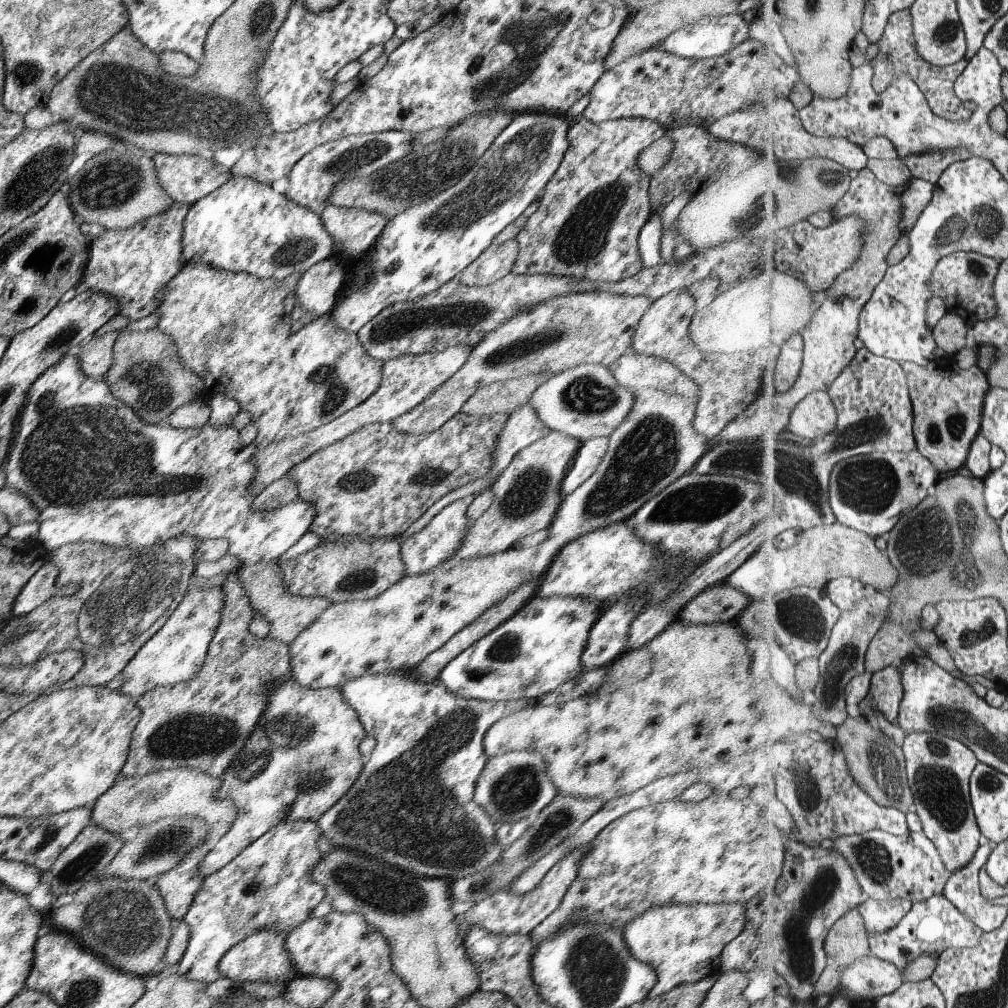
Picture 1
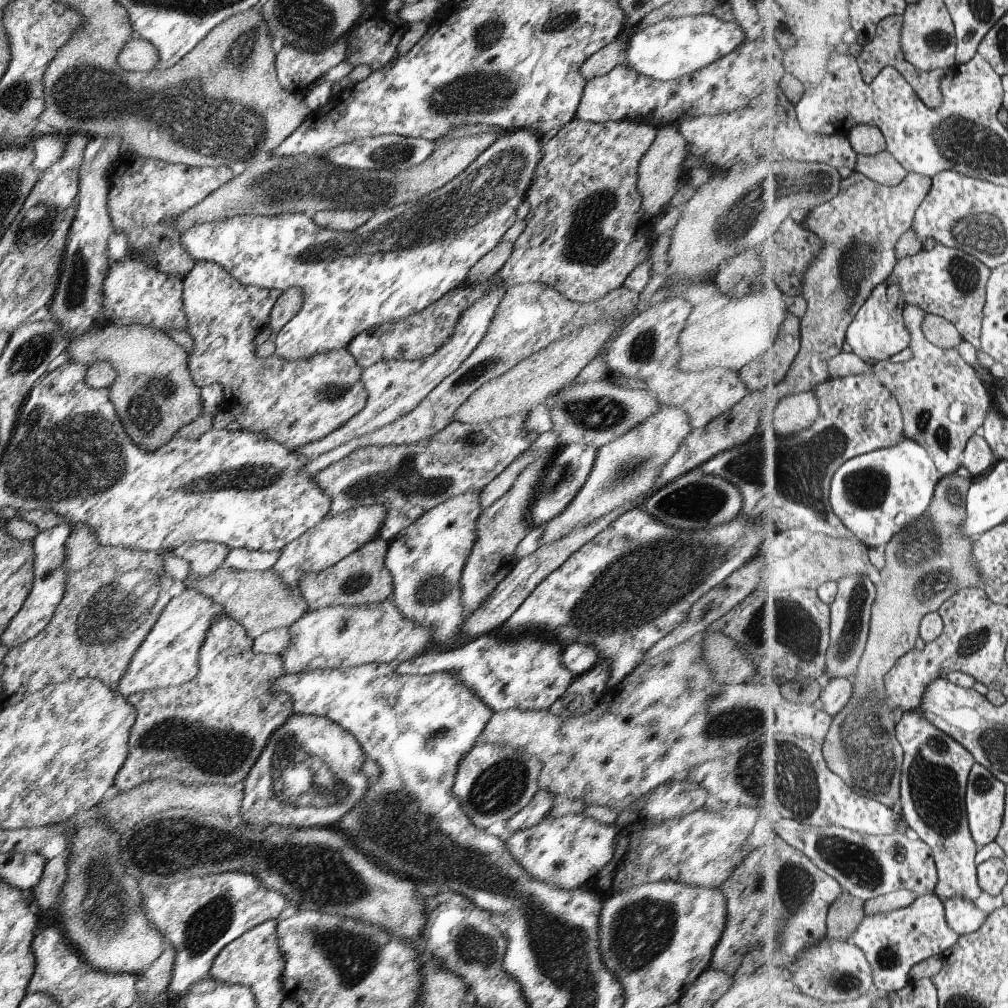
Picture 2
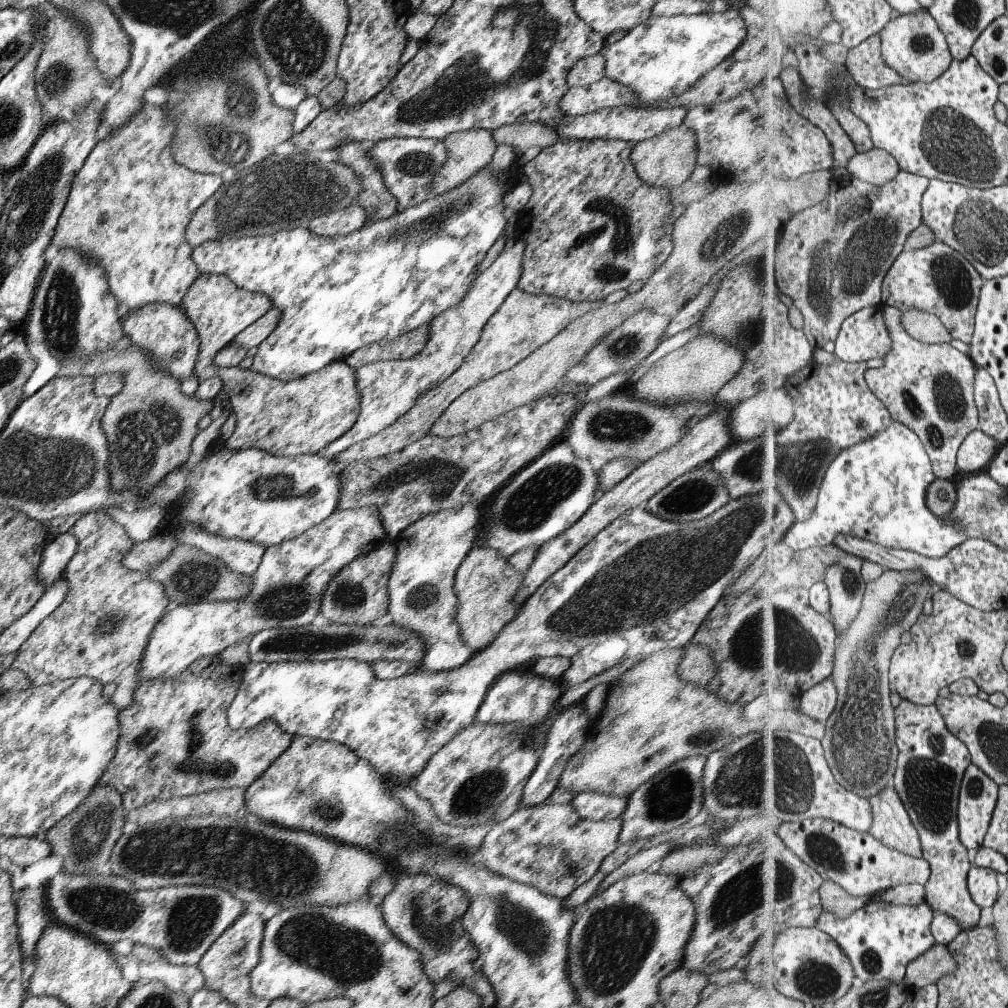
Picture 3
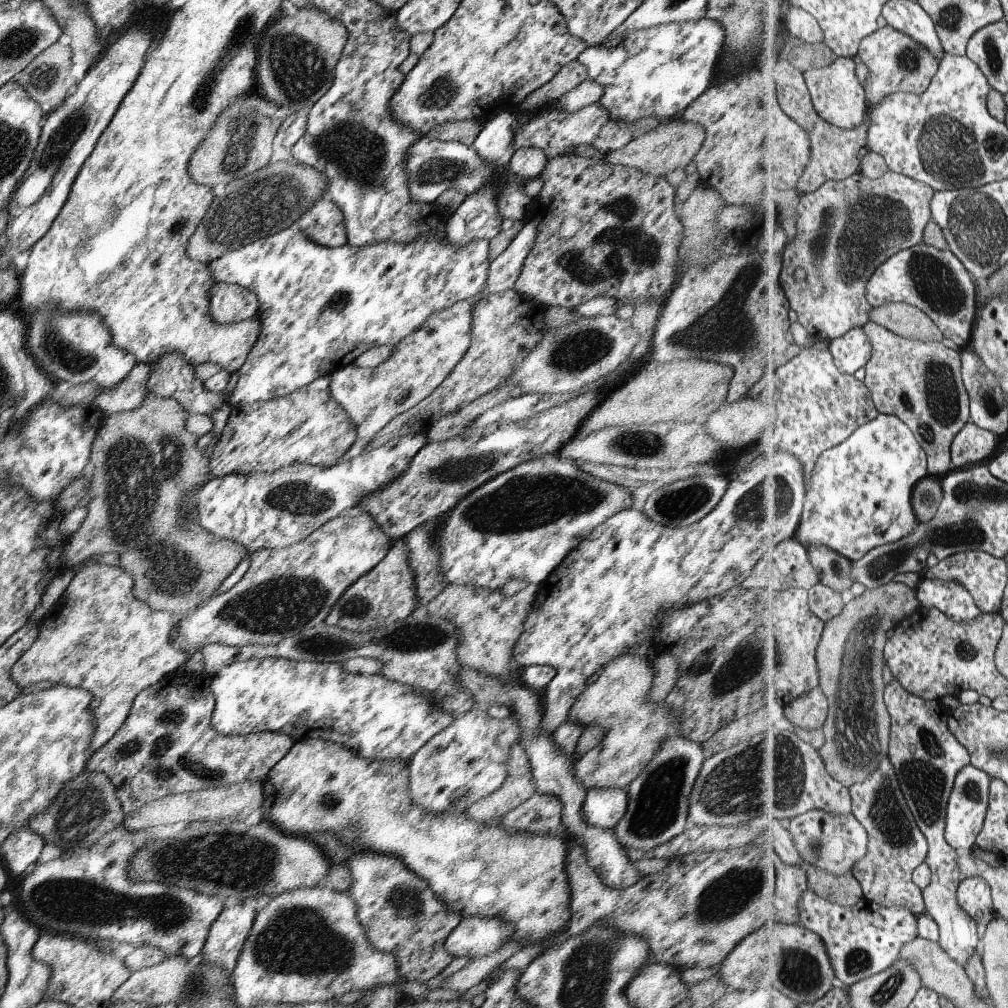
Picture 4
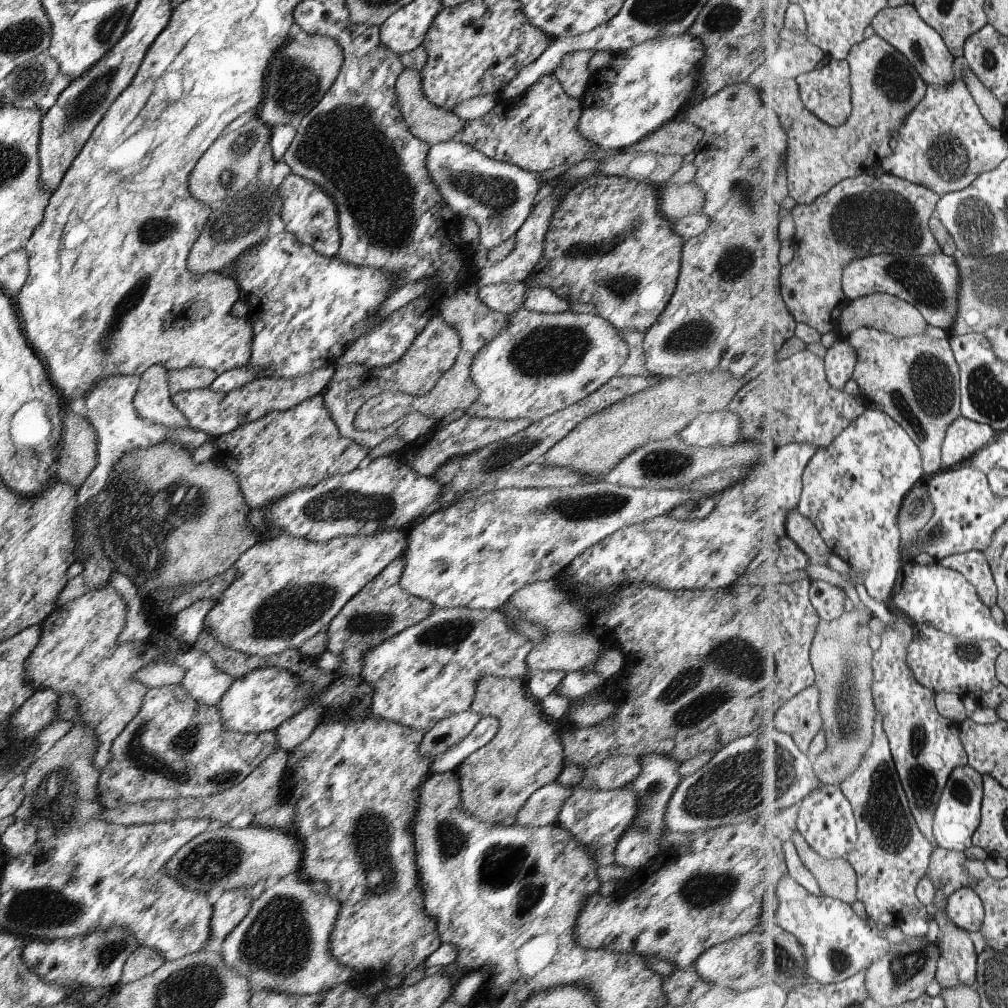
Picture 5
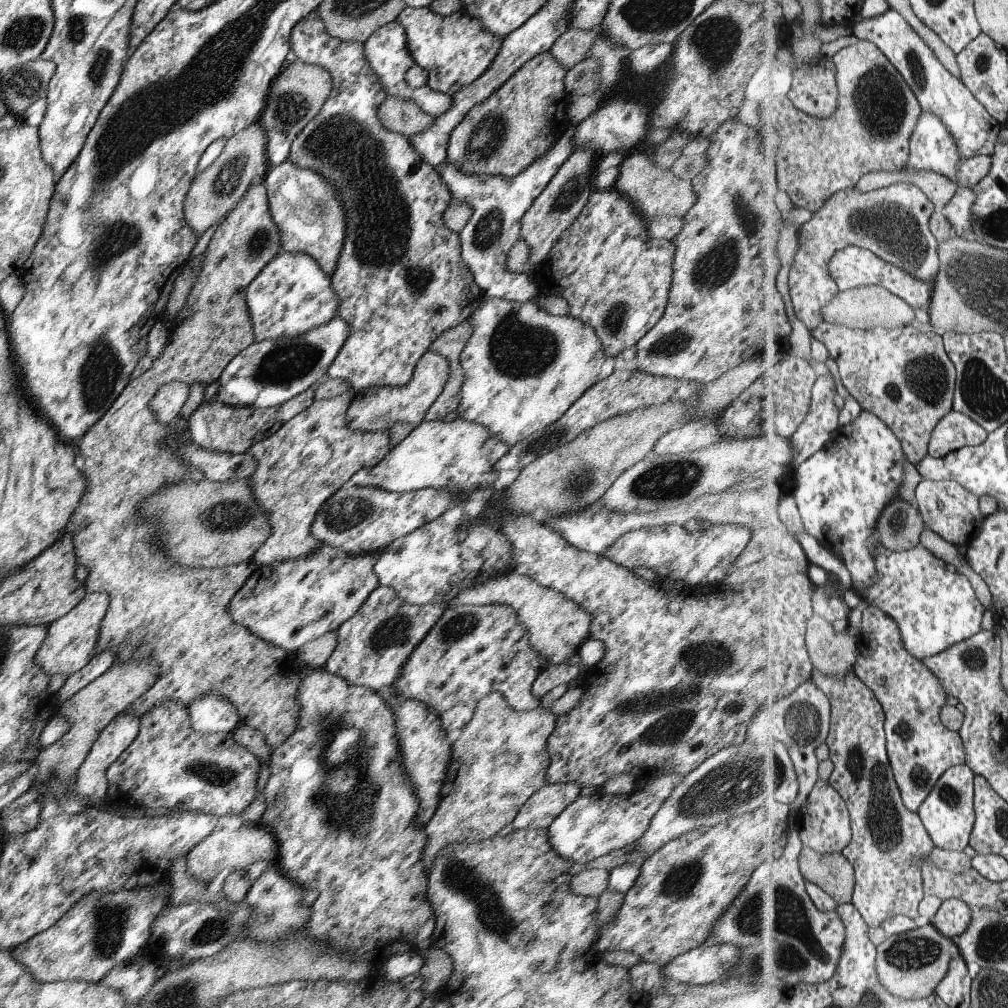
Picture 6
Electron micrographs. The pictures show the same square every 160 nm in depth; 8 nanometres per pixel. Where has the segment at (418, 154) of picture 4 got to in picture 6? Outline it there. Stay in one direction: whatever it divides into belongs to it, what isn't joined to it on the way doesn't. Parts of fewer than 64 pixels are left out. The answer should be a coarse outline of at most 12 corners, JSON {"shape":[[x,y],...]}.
{"shape":[[574,126],[509,178],[438,175],[471,207],[460,258],[482,296],[525,302],[531,274],[506,269],[523,213],[572,153]]}

